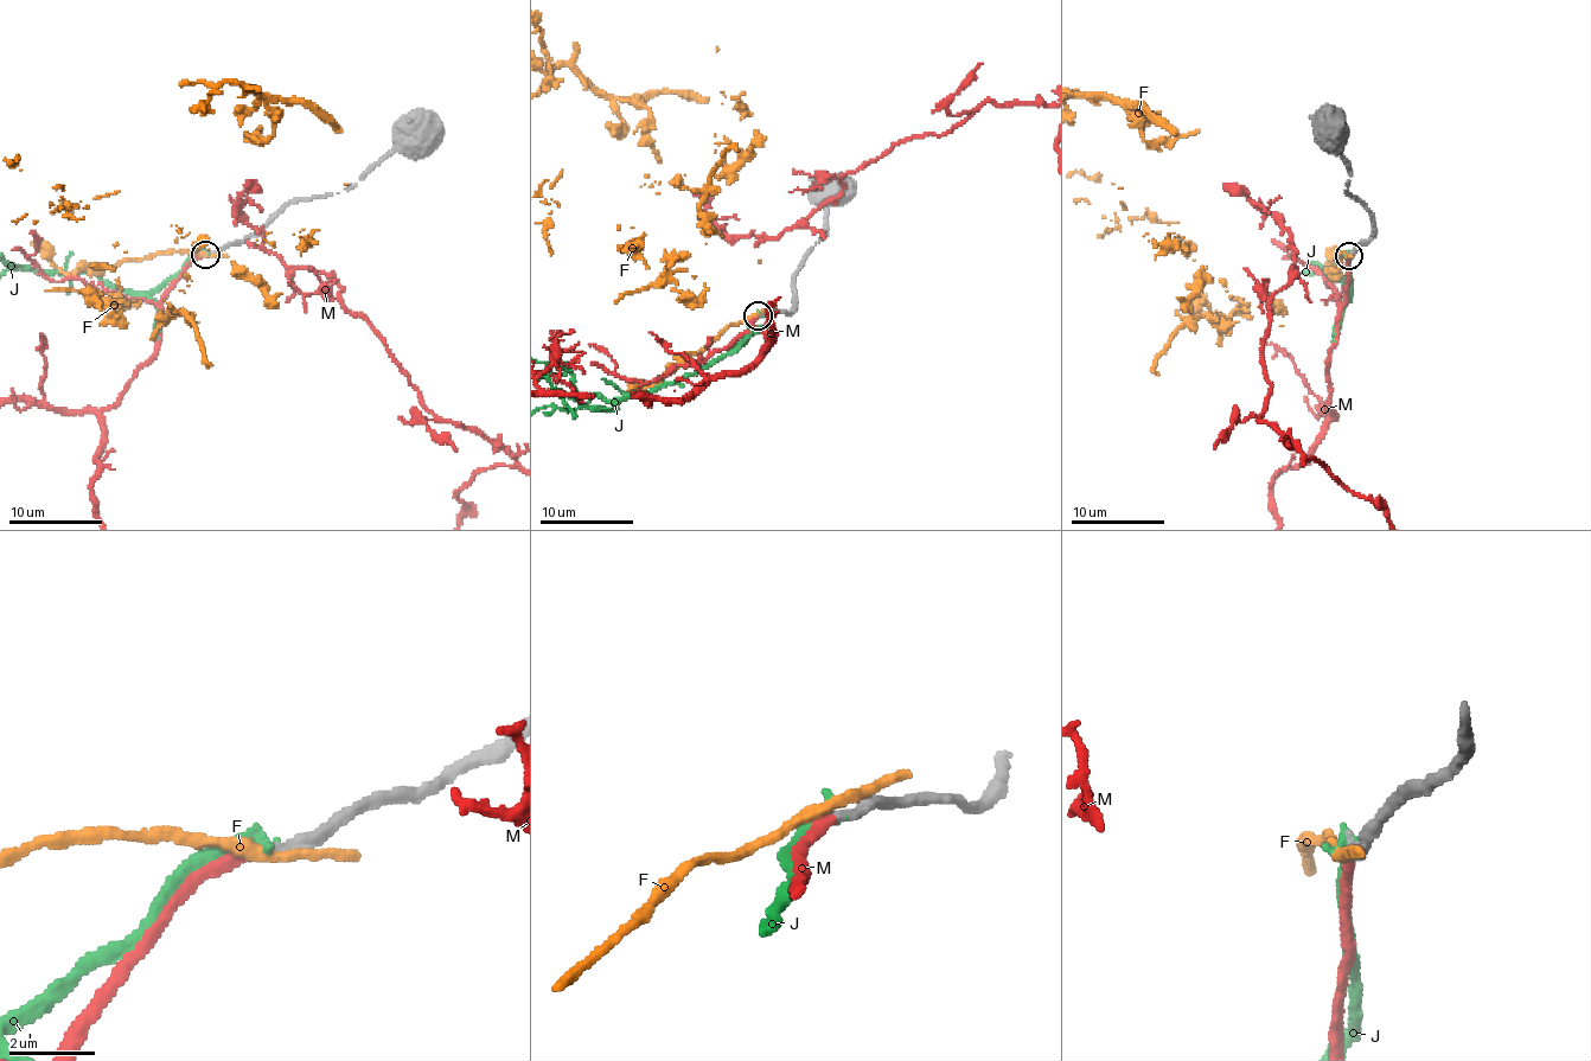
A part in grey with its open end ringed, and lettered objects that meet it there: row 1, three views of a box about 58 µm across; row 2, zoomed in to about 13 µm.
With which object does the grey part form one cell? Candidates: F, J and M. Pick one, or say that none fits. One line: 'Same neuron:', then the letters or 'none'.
Same neuron: M

